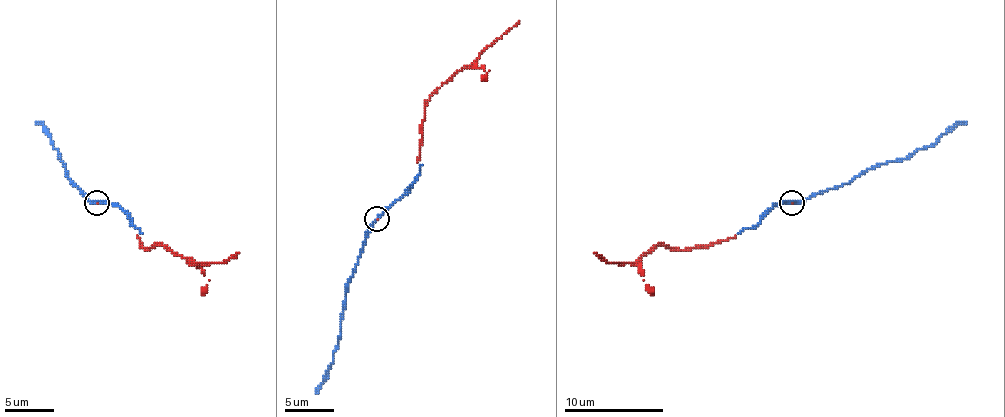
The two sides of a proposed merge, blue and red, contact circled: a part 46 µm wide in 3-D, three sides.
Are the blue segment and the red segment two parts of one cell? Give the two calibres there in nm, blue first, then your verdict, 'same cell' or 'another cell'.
240 nm thick on the blue side, 50 nm on the other; same cell

